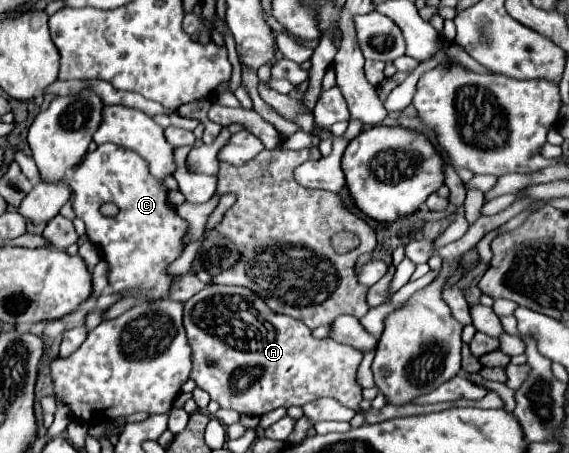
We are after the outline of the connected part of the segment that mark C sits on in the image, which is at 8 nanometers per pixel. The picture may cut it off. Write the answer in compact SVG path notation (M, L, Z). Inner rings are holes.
M103 144L95 152L89 152L85 160L75 168L69 186L73 190L73 212L81 218L87 226L89 240L101 250L103 260L107 262L107 280L113 288L113 294L121 298L135 298L137 304L141 302L155 302L169 296L169 288L177 276L167 274L167 266L181 256L185 250L185 238L189 224L177 216L175 208L169 202L169 188L151 176L147 162L127 148L115 144ZM103 204L115 204L119 208L117 216L103 216L99 208Z

